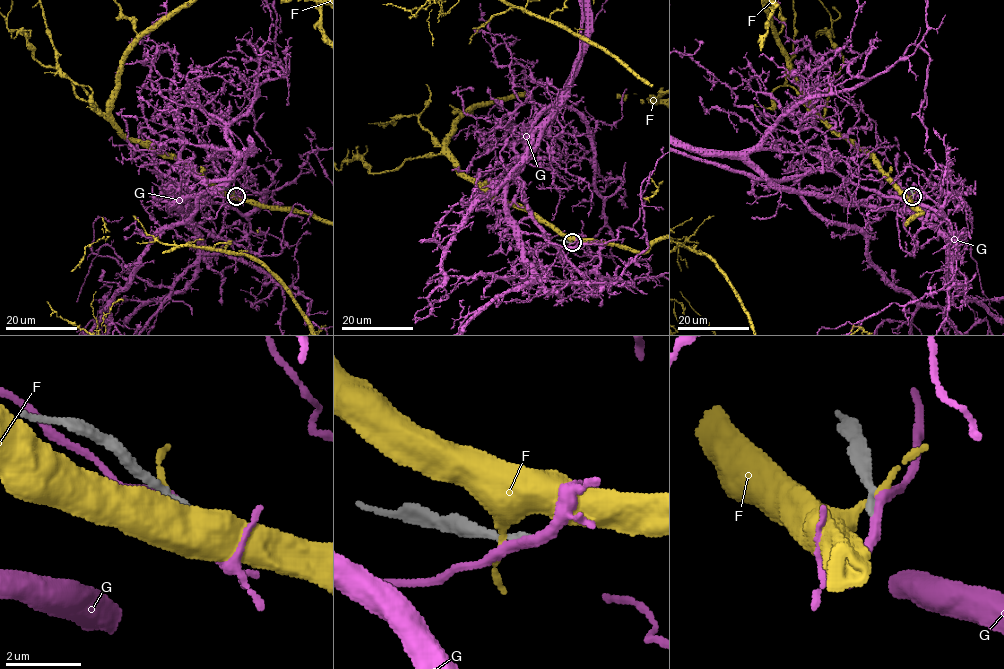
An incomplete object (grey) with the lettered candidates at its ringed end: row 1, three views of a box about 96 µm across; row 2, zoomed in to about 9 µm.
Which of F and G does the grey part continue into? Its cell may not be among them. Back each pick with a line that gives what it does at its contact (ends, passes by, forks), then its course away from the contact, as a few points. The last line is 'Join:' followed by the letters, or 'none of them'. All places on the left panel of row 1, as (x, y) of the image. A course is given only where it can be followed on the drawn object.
Join: none of them

